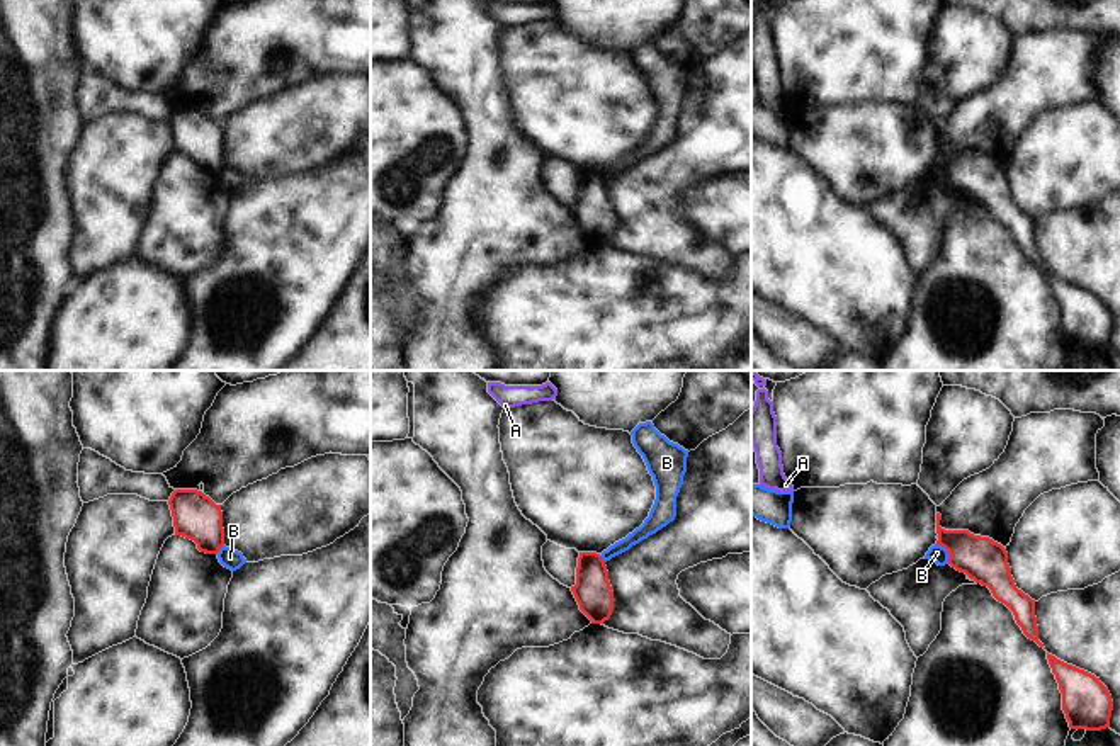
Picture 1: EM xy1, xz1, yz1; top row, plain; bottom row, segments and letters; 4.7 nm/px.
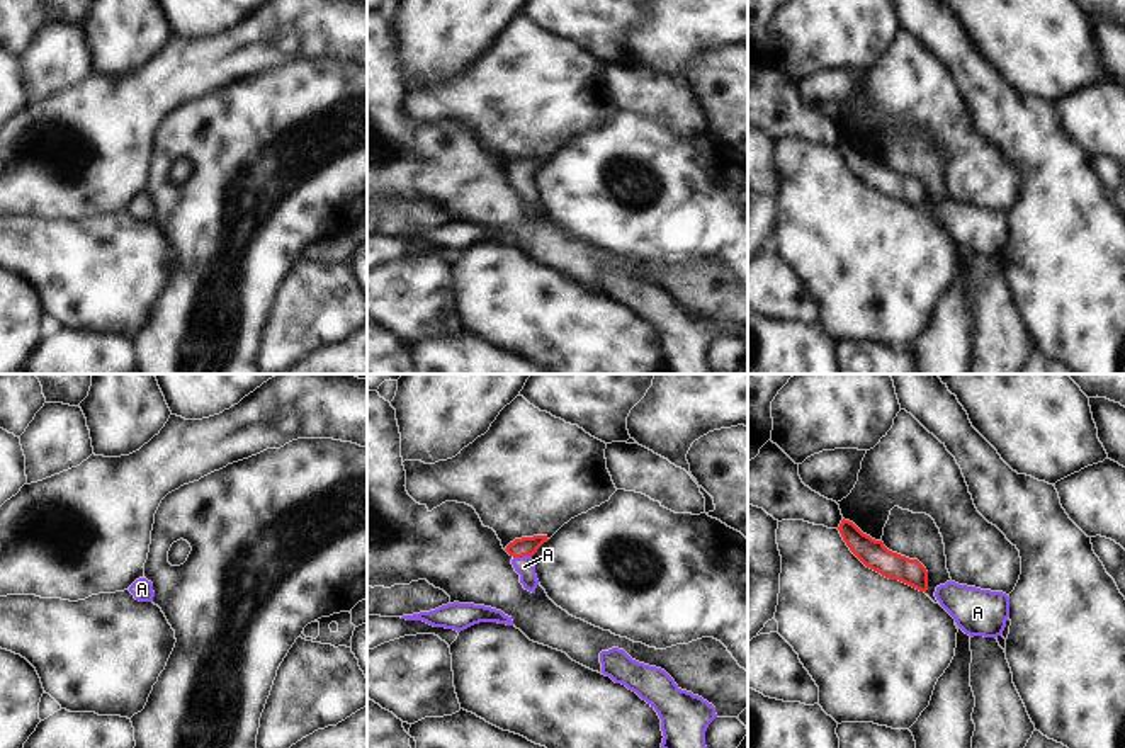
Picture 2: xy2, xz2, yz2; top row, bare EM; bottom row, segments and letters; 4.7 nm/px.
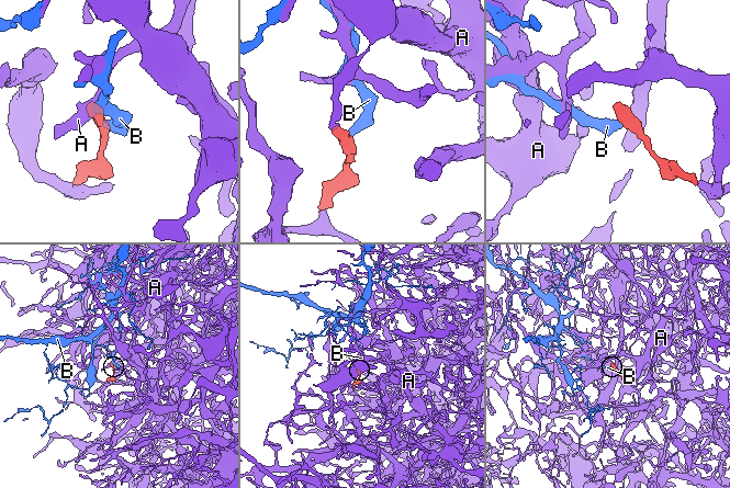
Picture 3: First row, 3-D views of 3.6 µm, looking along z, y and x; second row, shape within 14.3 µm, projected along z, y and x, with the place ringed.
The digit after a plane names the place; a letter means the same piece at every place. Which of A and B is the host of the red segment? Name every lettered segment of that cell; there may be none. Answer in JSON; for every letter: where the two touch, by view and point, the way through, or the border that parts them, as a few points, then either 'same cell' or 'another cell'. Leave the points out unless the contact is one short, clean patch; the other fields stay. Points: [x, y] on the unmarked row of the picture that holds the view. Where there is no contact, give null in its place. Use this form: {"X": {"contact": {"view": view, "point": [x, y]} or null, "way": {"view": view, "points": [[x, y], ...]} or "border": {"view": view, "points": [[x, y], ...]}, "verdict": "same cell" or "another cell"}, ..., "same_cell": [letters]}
{"A": {"contact": {"view": "xz2", "point": [522, 174]}, "way": {"view": "xz2", "points": [[527, 165], [522, 174], [524, 186]]}, "verdict": "same cell"}, "B": {"contact": {"view": "yz1", "point": [949, 172]}, "border": {"view": "yz1", "points": [[937, 162], [947, 170], [949, 182]]}, "verdict": "another cell"}, "same_cell": ["A"]}

